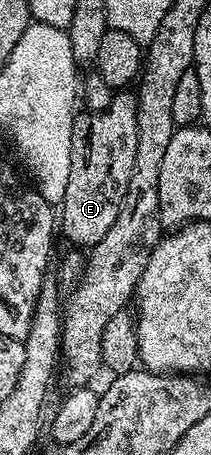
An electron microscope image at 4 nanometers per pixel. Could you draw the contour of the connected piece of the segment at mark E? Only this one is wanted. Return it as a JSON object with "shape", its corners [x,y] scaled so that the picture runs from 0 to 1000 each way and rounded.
{"shape":[[[550,200],[526,207],[517,226],[498,240],[441,248],[398,244],[346,264],[341,270],[341,312],[332,314],[332,402],[313,402],[313,429],[294,444],[294,457],[275,468],[275,503],[303,510],[303,521],[322,530],[346,530],[360,538],[403,538],[431,543],[464,536],[483,525],[483,516],[502,516],[502,508],[521,508],[521,499],[540,499],[540,481],[559,481],[569,457],[588,444],[597,429],[597,411],[616,402],[616,376],[635,376],[635,338],[654,332],[654,253],[645,251],[645,207],[626,200]]]}

